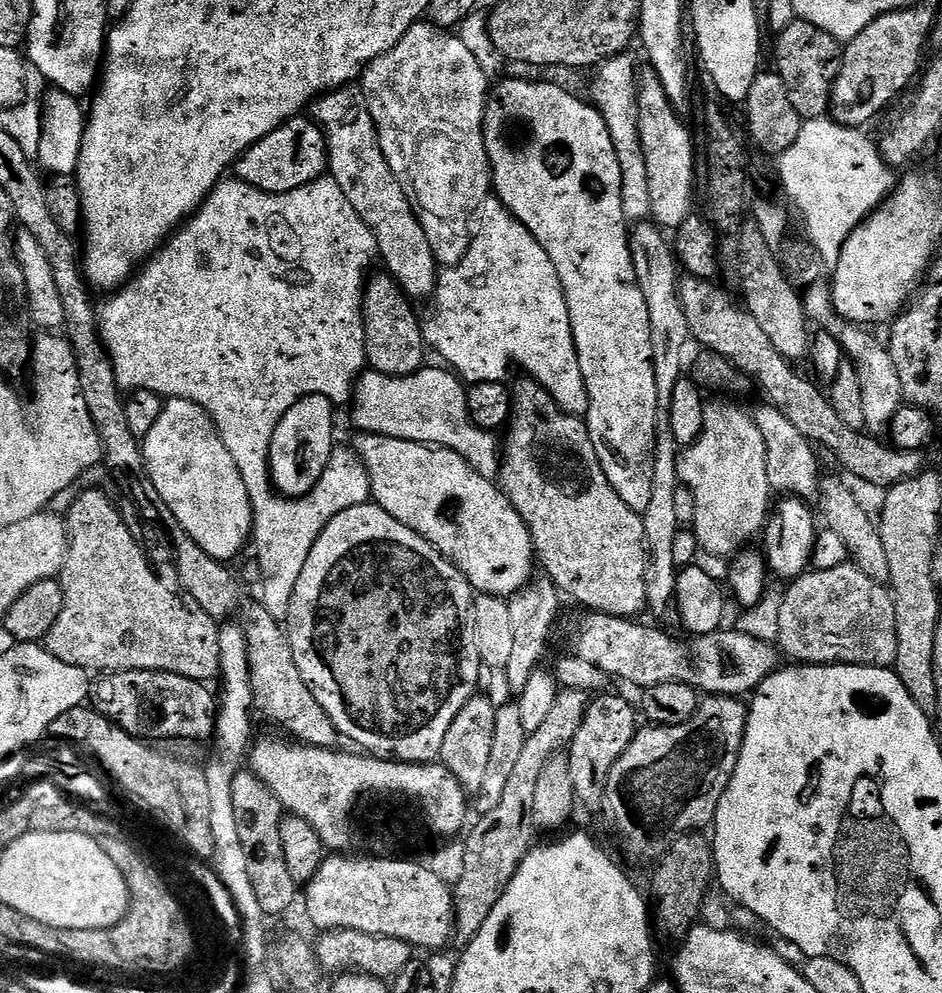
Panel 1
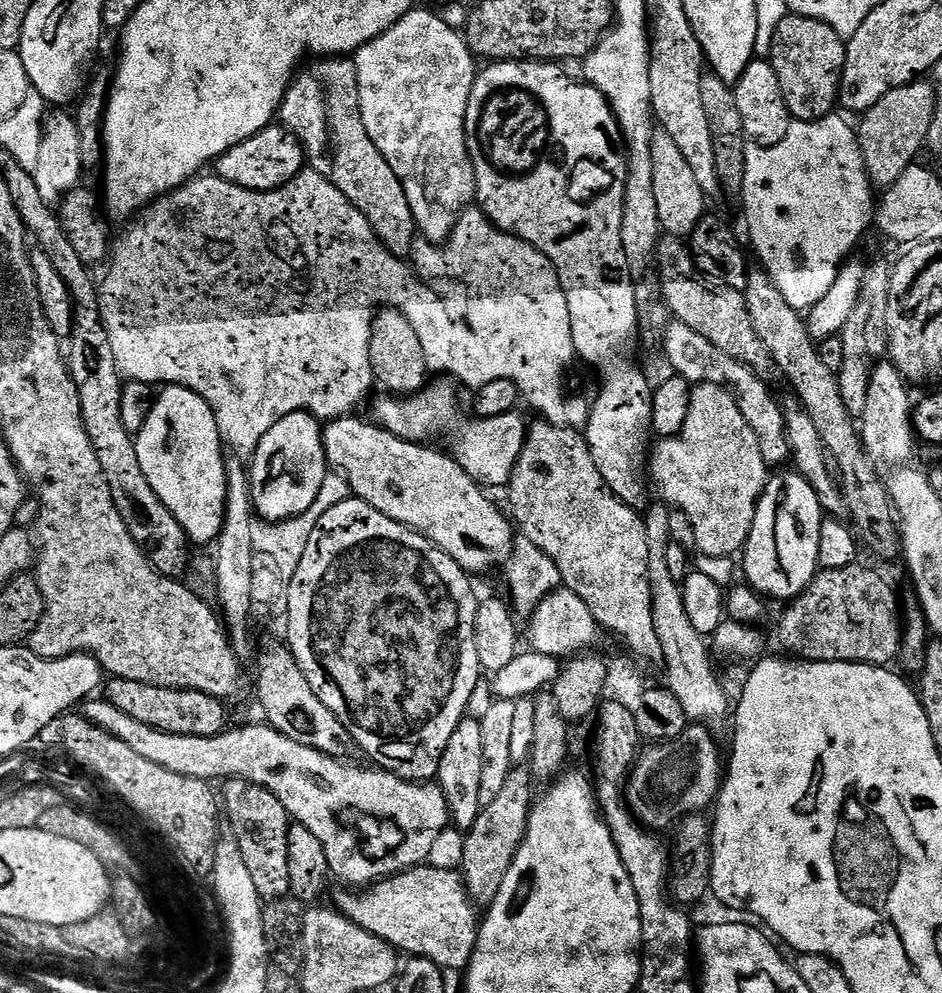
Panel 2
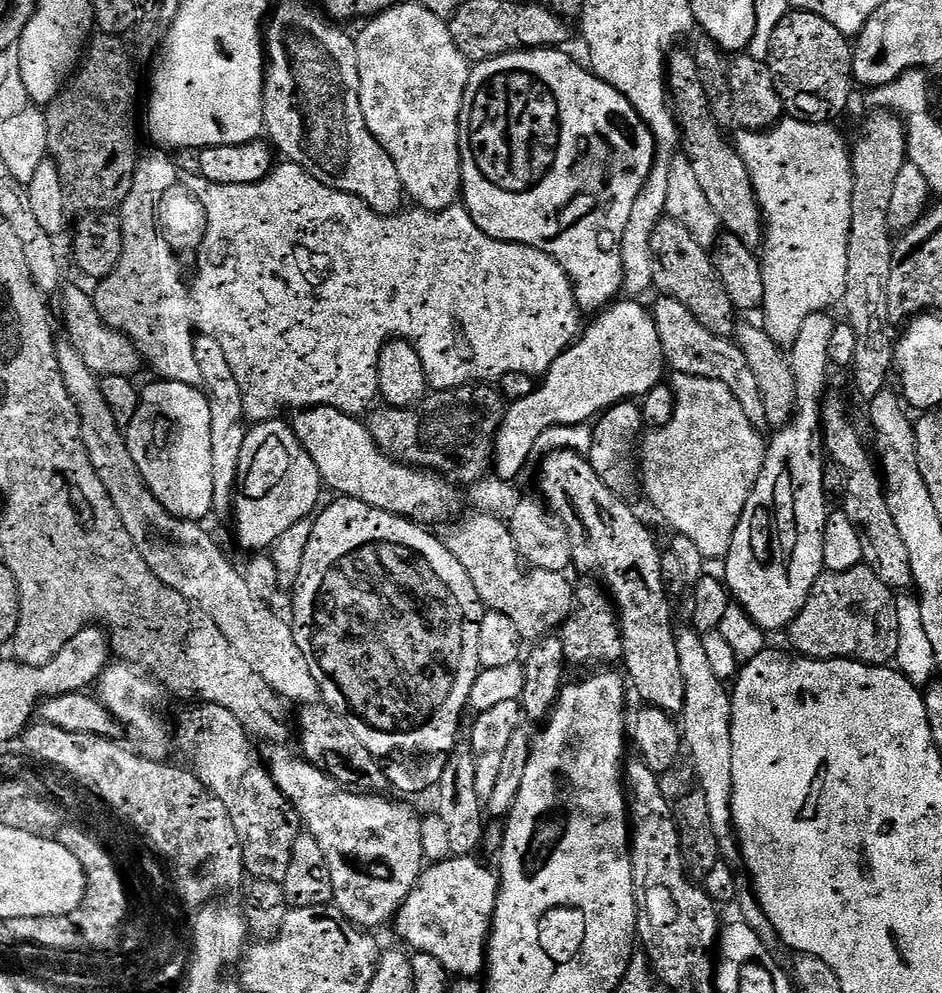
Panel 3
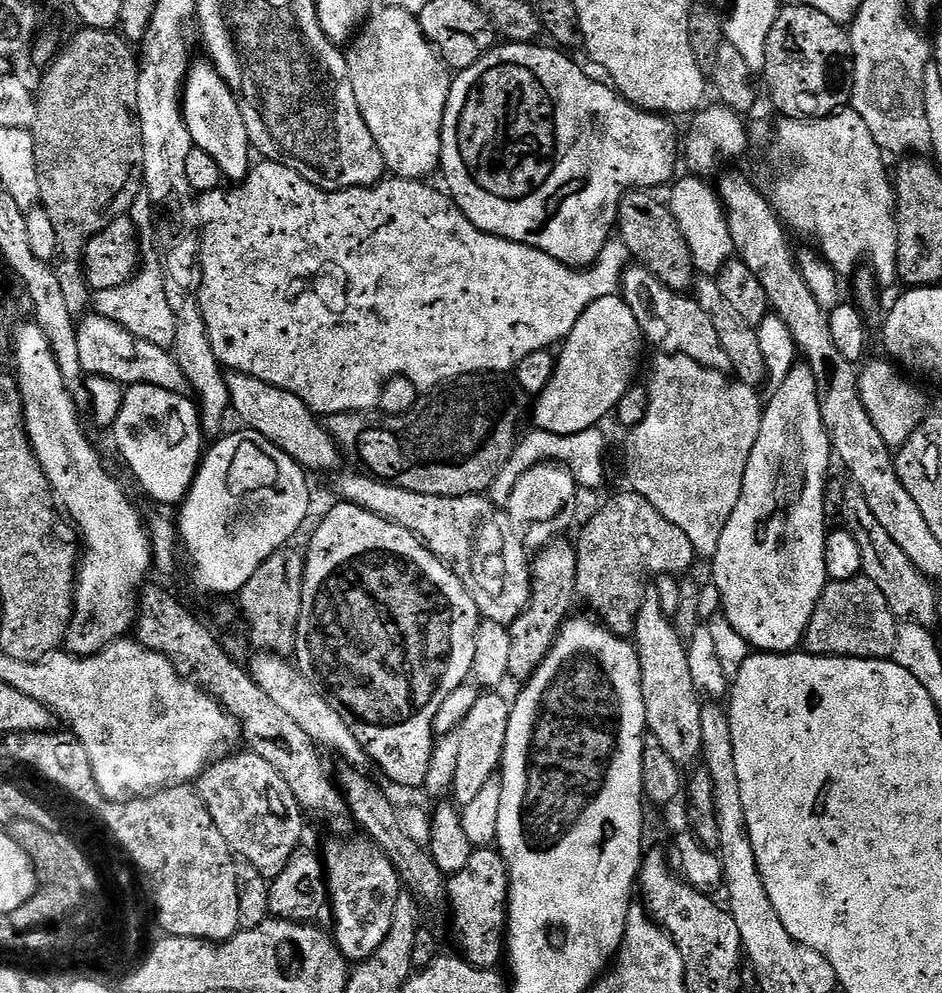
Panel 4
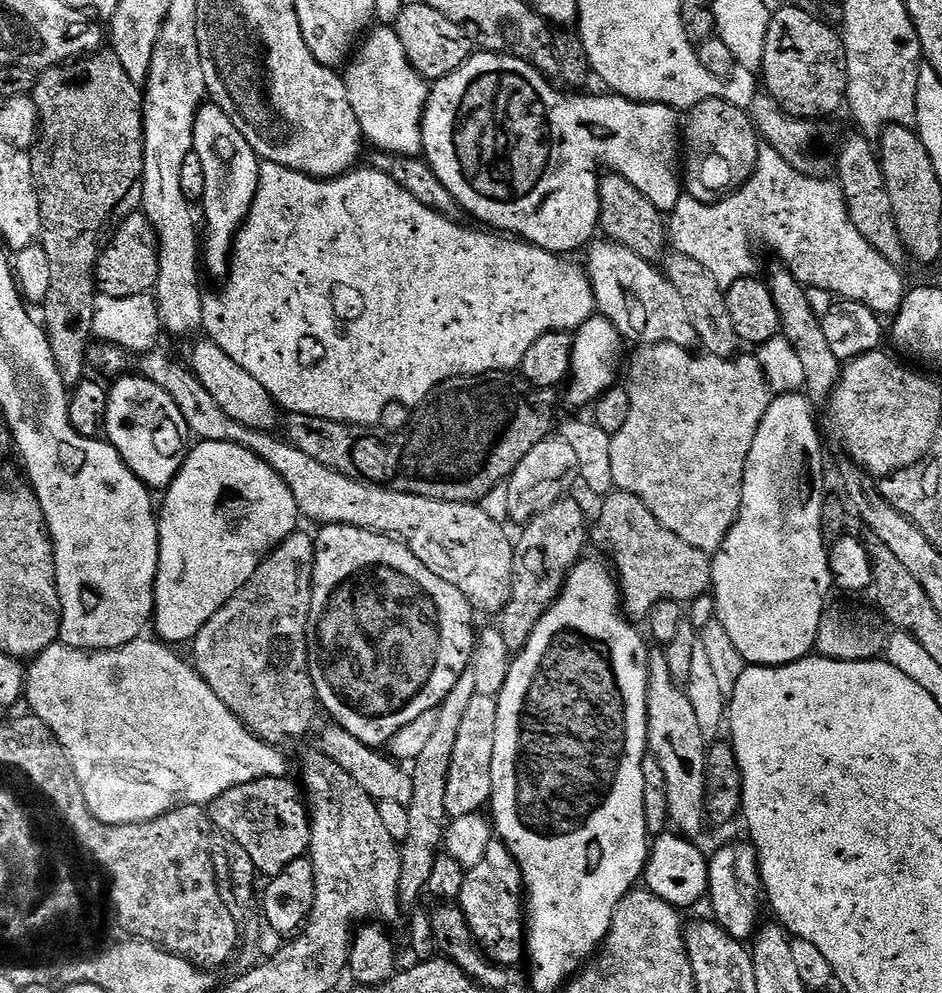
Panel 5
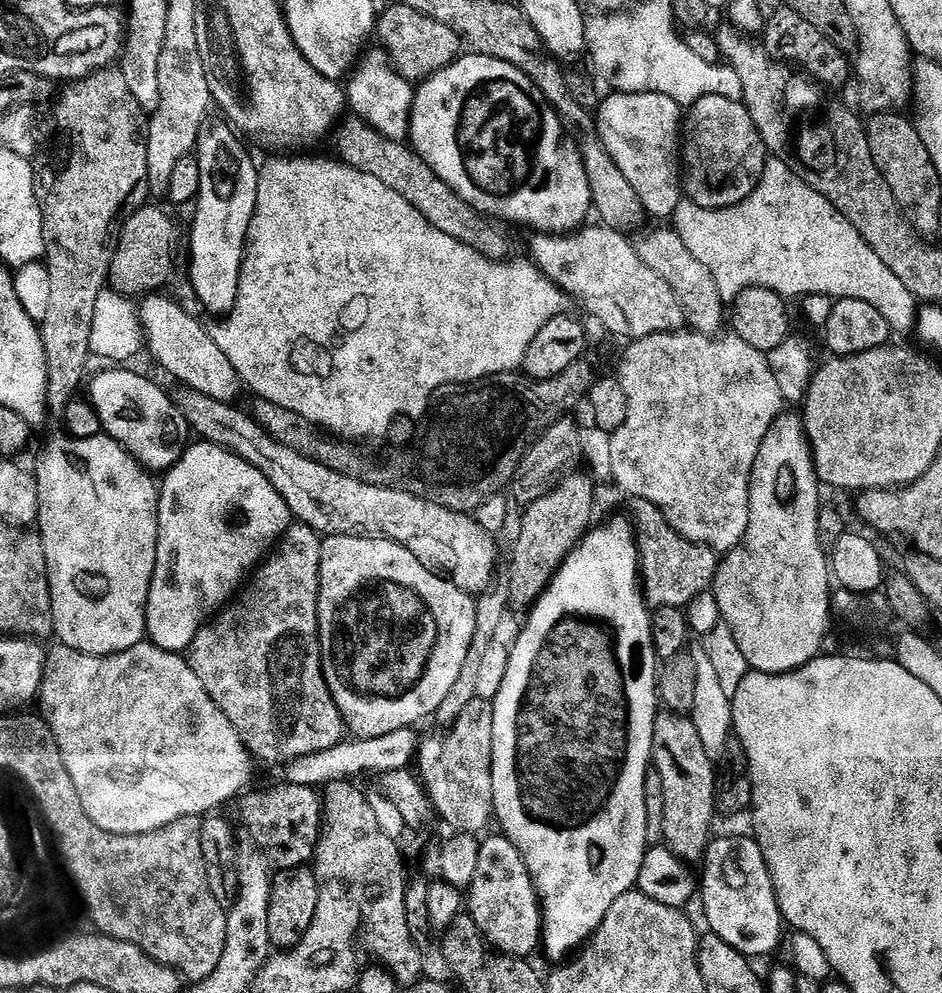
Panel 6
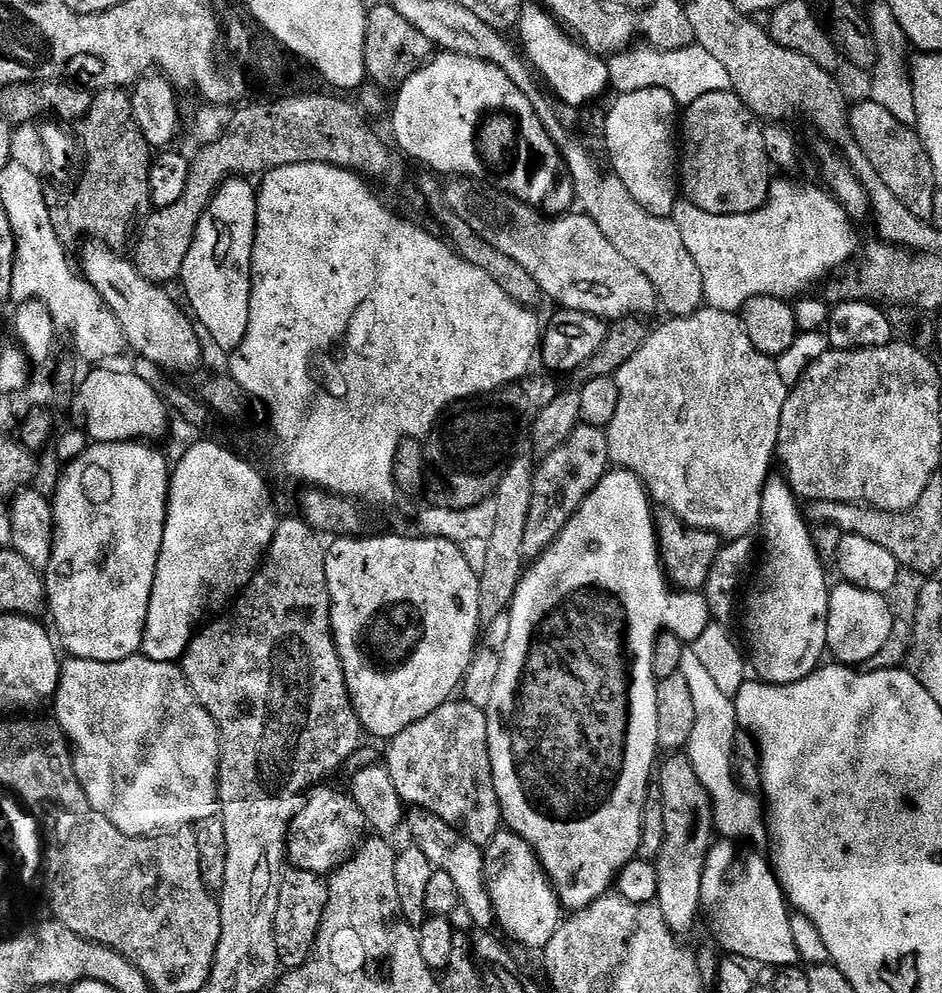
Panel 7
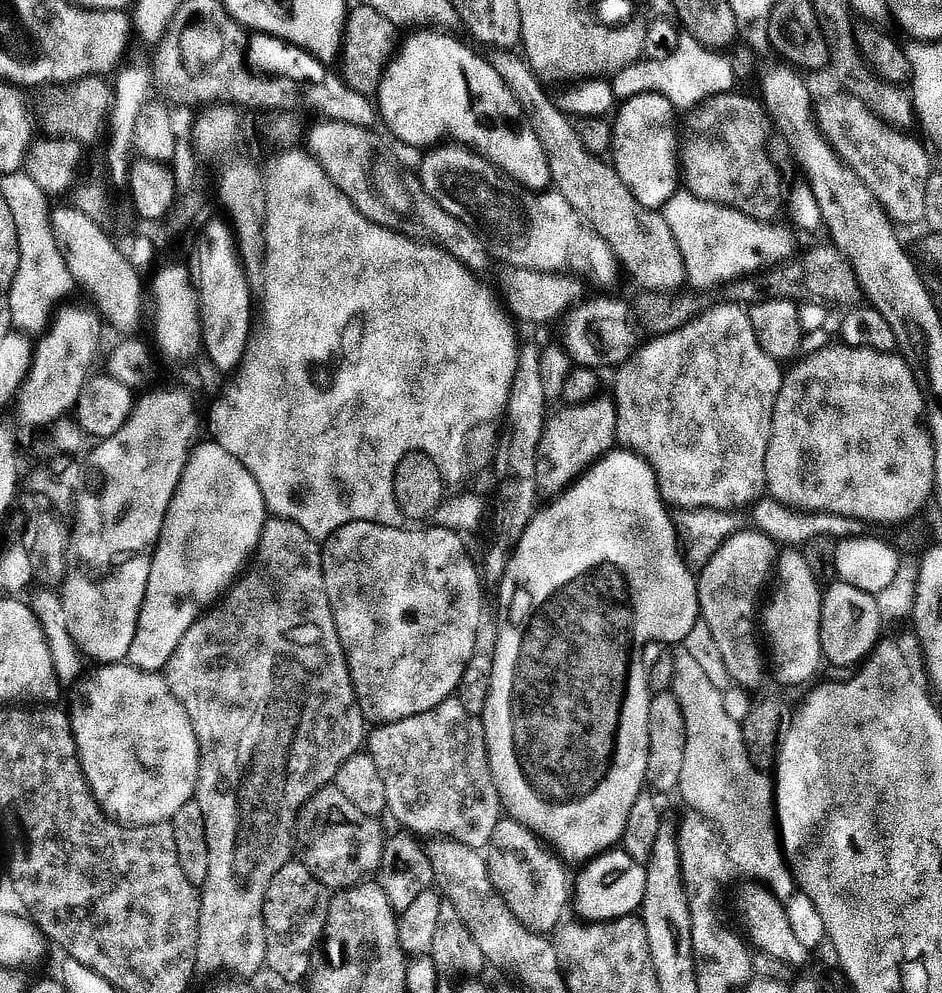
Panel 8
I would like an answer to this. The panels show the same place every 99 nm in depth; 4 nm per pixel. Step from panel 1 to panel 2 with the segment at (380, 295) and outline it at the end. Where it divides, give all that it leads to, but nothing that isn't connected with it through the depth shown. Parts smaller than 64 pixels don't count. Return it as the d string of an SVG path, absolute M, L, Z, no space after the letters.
M384 306L377 311L370 334L370 366L372 379L380 384L385 393L397 396L410 396L420 392L430 380L430 369L426 362L426 354L422 350L422 342L418 338L414 326L410 326L410 318L402 314L399 308Z

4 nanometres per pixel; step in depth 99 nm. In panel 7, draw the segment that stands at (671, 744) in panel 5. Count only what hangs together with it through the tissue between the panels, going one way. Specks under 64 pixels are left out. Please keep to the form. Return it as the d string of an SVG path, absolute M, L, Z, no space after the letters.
M672 754L668 758L669 760L665 764L663 761L658 768L658 787L664 807L664 841L662 850L654 861L657 874L654 904L659 908L670 931L683 934L695 926L696 918L701 915L703 868L709 848L714 844L712 799L698 782L698 776L694 774L687 755Z

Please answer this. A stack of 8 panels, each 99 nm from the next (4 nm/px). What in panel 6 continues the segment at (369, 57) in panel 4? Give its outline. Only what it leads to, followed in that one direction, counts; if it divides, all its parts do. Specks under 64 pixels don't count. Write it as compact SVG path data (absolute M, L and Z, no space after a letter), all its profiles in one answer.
M377 50L377 52L370 53L368 57L366 56L355 65L347 81L347 103L353 113L368 121L374 130L380 131L386 138L407 141L410 136L408 123L412 120L413 81L396 72L385 51Z

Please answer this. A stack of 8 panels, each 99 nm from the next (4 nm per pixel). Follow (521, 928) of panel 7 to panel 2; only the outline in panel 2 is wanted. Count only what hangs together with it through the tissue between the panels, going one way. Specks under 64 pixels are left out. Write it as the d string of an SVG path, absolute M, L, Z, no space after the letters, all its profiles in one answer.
M417 866L396 876L381 878L363 890L344 890L334 901L335 907L358 927L382 938L409 957L425 956L442 970L467 969L476 948L477 905L468 897L468 888L459 871Z

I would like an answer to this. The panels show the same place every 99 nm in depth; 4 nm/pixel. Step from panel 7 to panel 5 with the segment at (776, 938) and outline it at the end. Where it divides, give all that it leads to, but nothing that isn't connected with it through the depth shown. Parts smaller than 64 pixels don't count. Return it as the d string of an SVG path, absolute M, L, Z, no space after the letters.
M744 844L724 846L709 859L711 882L708 898L712 900L713 917L732 937L741 942L755 935L759 925L760 900L762 904L759 860L755 848Z

